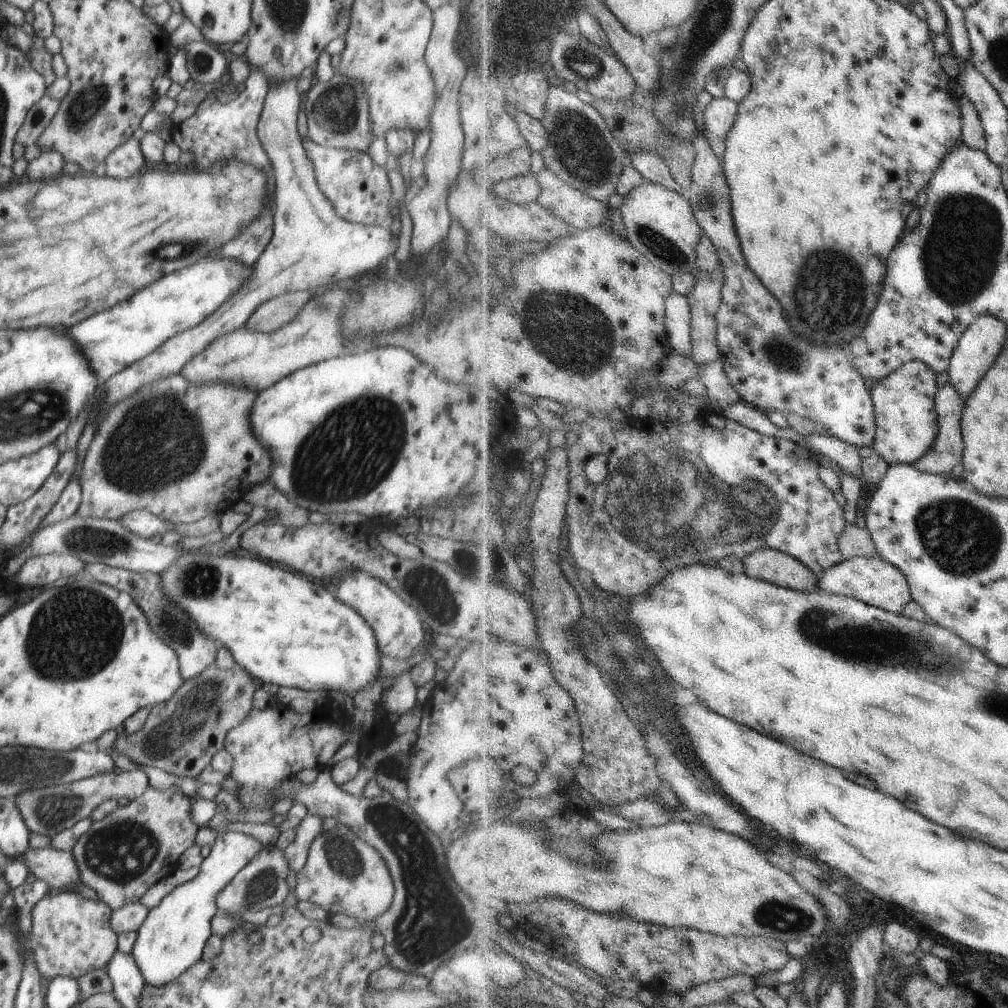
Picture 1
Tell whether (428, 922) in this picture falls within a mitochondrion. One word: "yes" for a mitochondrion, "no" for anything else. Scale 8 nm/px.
yes

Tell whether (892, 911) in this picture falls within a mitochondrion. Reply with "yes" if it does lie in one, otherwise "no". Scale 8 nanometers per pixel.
no

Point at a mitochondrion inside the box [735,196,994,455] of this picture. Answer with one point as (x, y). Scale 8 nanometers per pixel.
(827, 307)

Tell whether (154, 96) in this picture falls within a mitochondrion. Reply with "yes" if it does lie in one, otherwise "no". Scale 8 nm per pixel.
no

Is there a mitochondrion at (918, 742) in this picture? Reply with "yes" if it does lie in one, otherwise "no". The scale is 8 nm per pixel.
no

